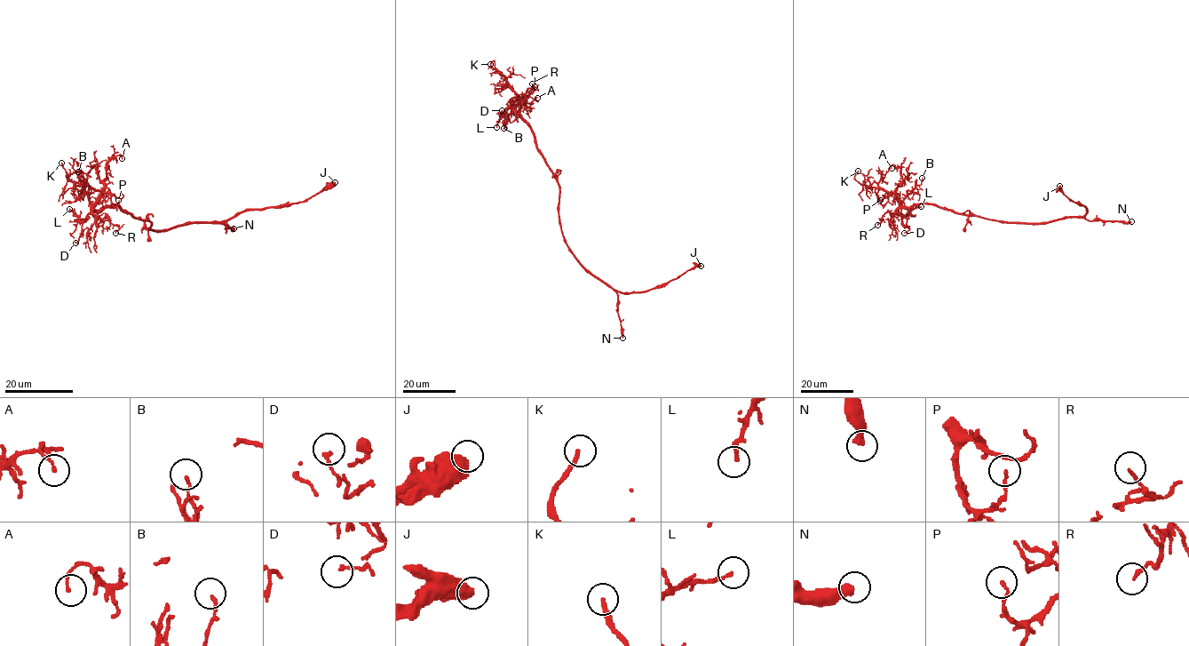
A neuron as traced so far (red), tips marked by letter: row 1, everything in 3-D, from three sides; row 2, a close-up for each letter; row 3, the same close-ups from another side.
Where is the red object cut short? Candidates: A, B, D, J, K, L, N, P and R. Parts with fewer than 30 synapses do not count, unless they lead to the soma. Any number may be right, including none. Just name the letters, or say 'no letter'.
K

